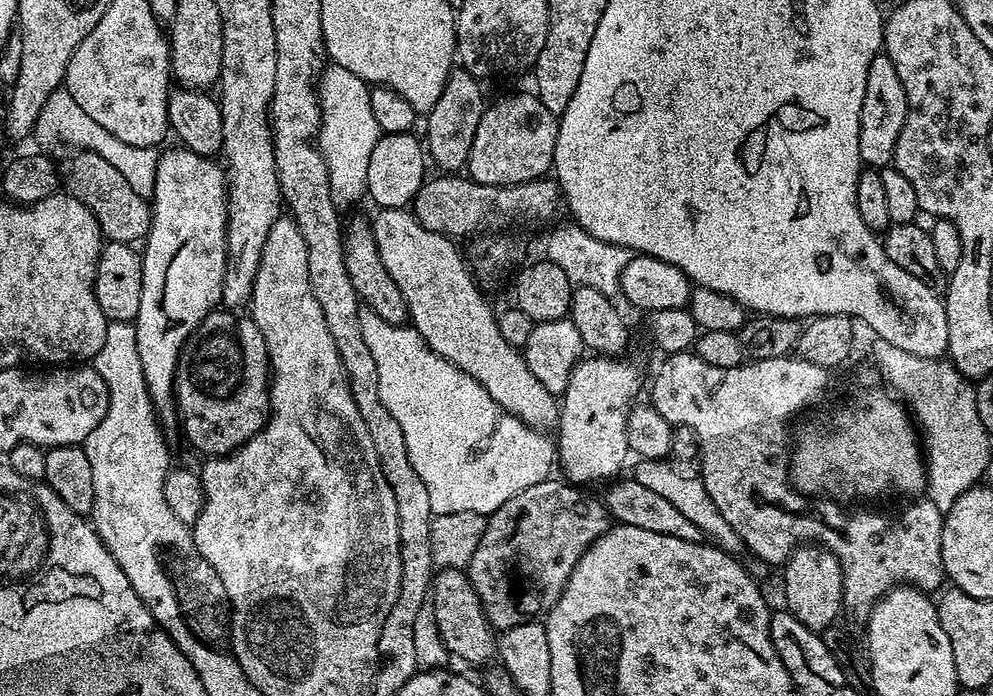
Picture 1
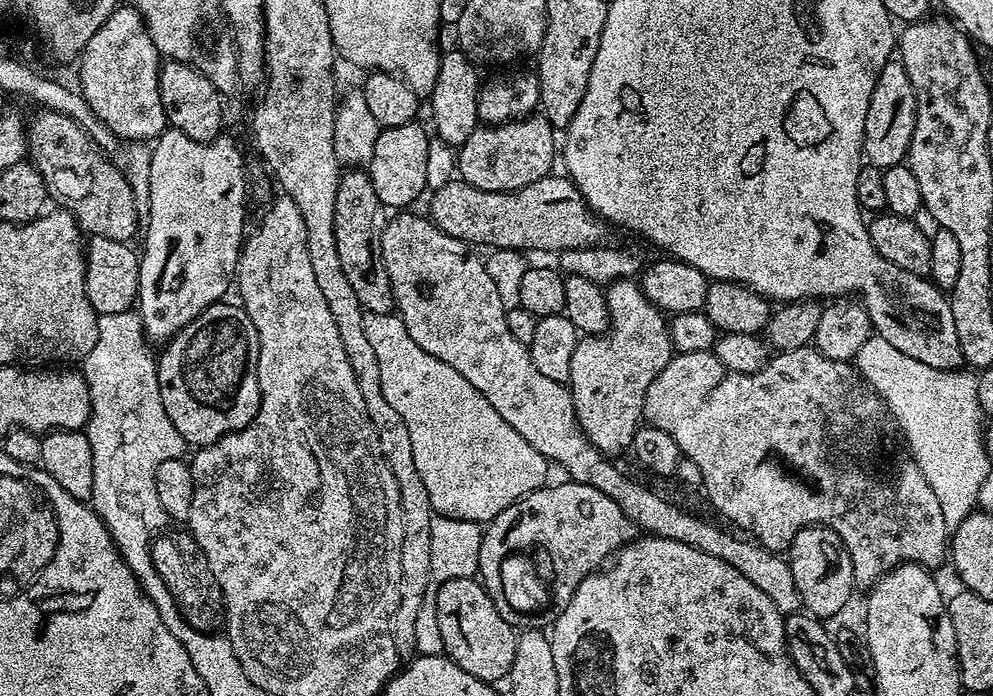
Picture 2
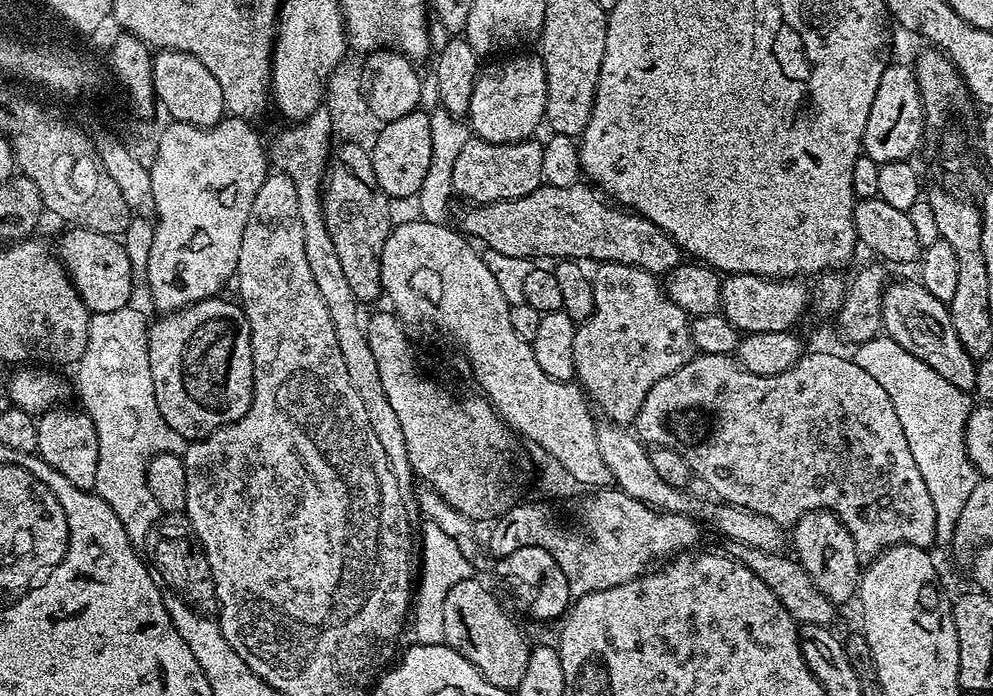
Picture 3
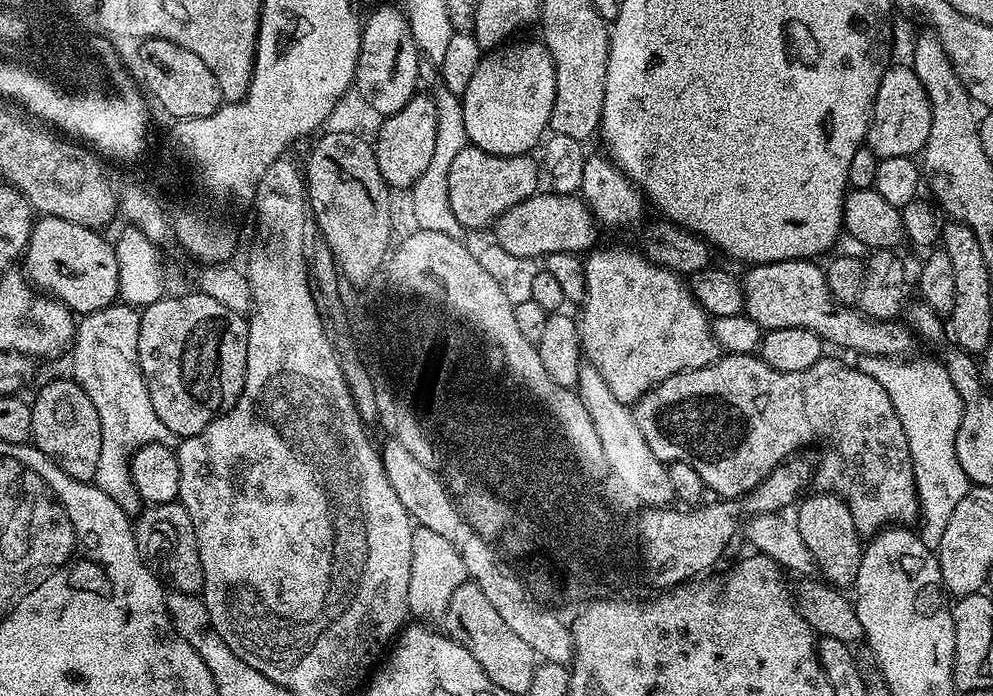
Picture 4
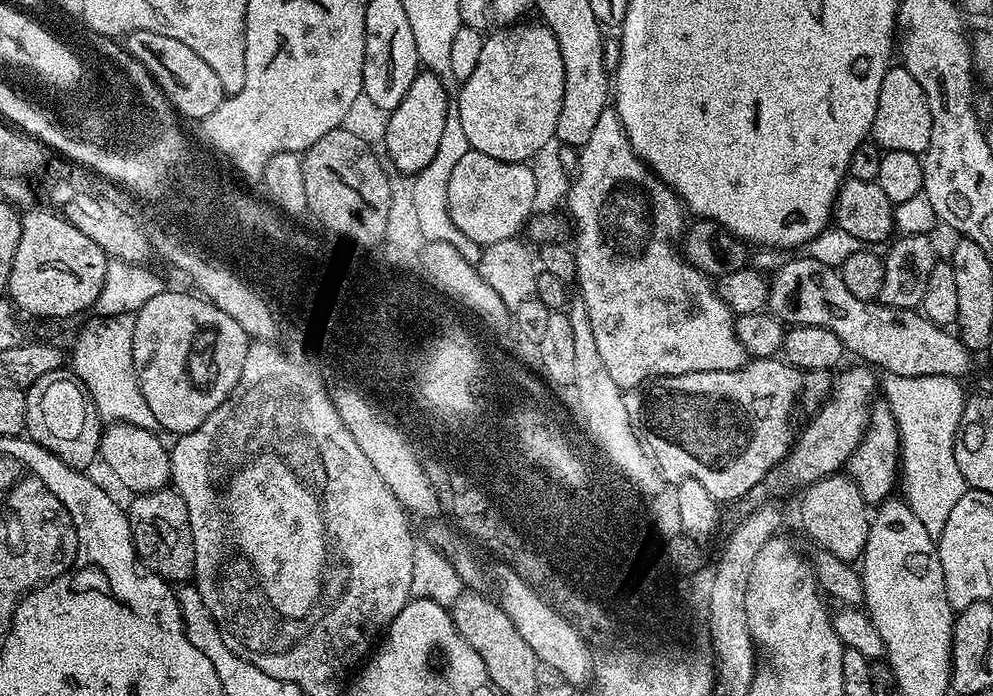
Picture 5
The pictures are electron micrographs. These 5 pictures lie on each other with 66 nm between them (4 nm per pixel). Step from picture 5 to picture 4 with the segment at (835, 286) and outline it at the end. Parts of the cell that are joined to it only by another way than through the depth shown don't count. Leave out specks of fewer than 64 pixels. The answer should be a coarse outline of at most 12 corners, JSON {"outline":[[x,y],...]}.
{"outline":[[815,259],[754,264],[743,315],[860,356],[909,355],[907,323],[830,294]]}

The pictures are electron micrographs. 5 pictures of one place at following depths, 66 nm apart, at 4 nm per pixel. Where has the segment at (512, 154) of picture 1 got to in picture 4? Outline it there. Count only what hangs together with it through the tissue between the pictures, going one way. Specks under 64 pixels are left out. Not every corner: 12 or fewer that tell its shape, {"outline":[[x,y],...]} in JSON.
{"outline":[[467,146],[450,165],[454,216],[496,222],[541,187],[531,155]]}

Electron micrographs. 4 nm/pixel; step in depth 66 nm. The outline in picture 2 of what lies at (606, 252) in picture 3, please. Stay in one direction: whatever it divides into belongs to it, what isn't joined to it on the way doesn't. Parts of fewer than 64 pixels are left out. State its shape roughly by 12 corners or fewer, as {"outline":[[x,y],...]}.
{"outline":[[567,175],[516,192],[459,178],[428,216],[470,245],[588,248],[605,223]]}

